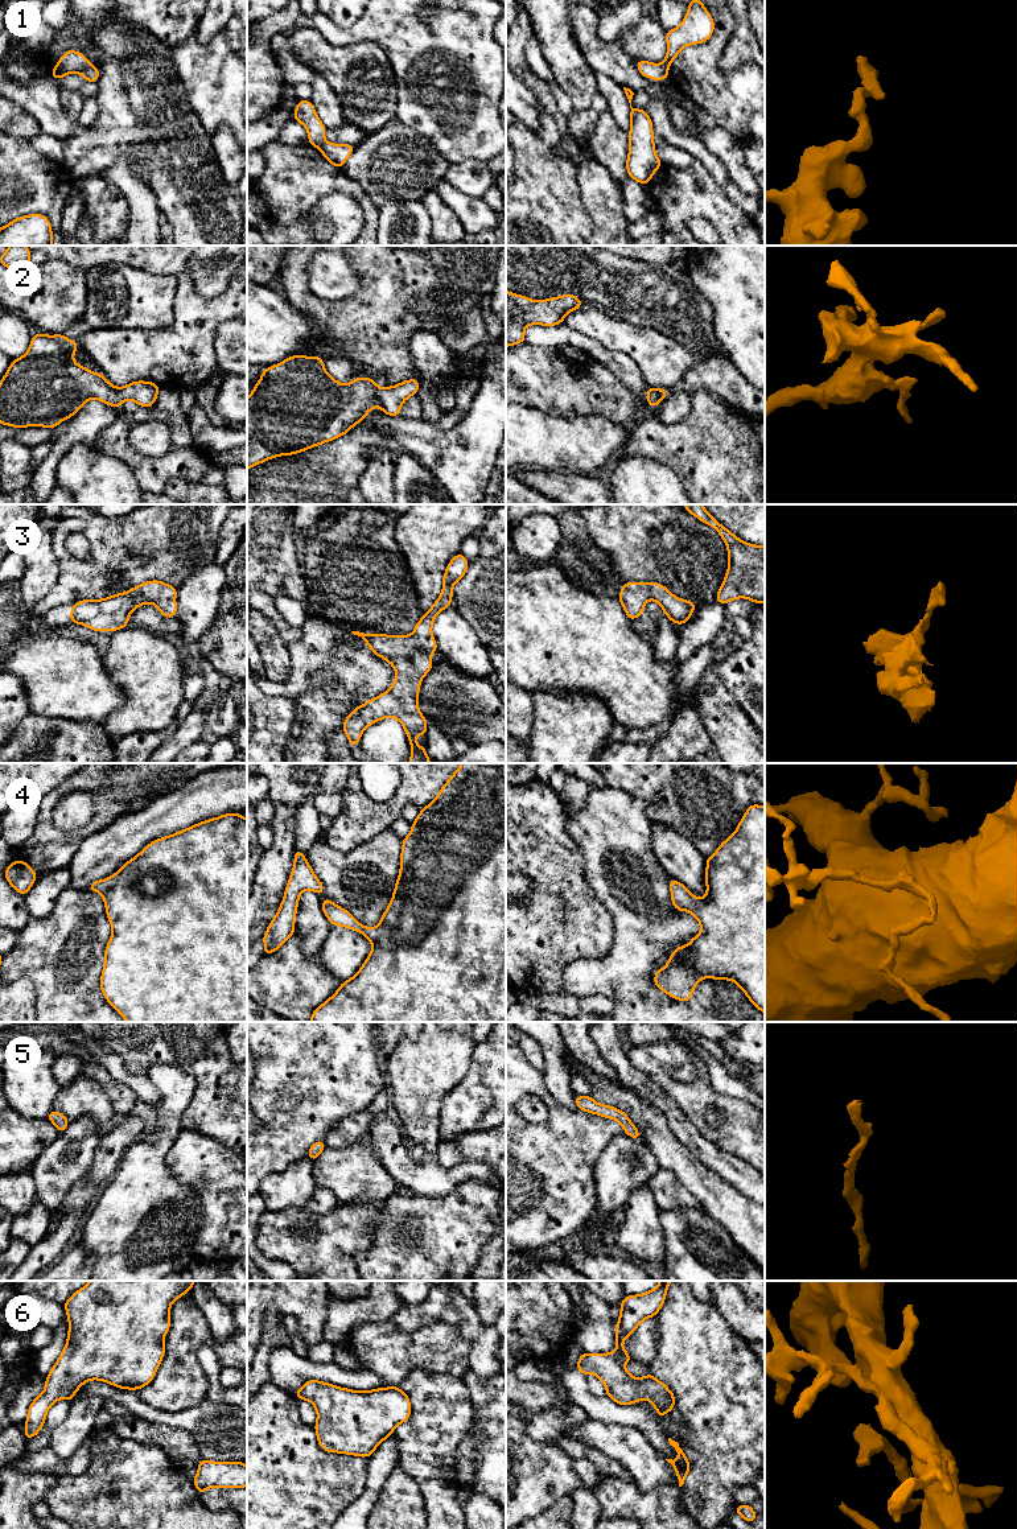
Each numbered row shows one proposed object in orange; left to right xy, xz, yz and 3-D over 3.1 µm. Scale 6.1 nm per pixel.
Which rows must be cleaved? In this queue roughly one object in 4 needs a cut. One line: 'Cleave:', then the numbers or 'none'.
Cleave: 1

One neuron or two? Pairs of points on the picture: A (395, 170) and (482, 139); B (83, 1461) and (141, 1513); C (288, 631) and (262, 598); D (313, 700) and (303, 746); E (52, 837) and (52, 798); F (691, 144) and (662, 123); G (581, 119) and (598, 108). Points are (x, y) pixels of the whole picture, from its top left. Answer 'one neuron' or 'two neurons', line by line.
A: two neurons
B: two neurons
C: one neuron
D: one neuron
E: one neuron
F: one neuron
G: one neuron

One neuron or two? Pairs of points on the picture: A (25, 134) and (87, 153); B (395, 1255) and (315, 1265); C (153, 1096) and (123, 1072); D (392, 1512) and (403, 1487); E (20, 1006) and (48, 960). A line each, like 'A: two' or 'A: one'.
A: two
B: two
C: one
D: one
E: two

